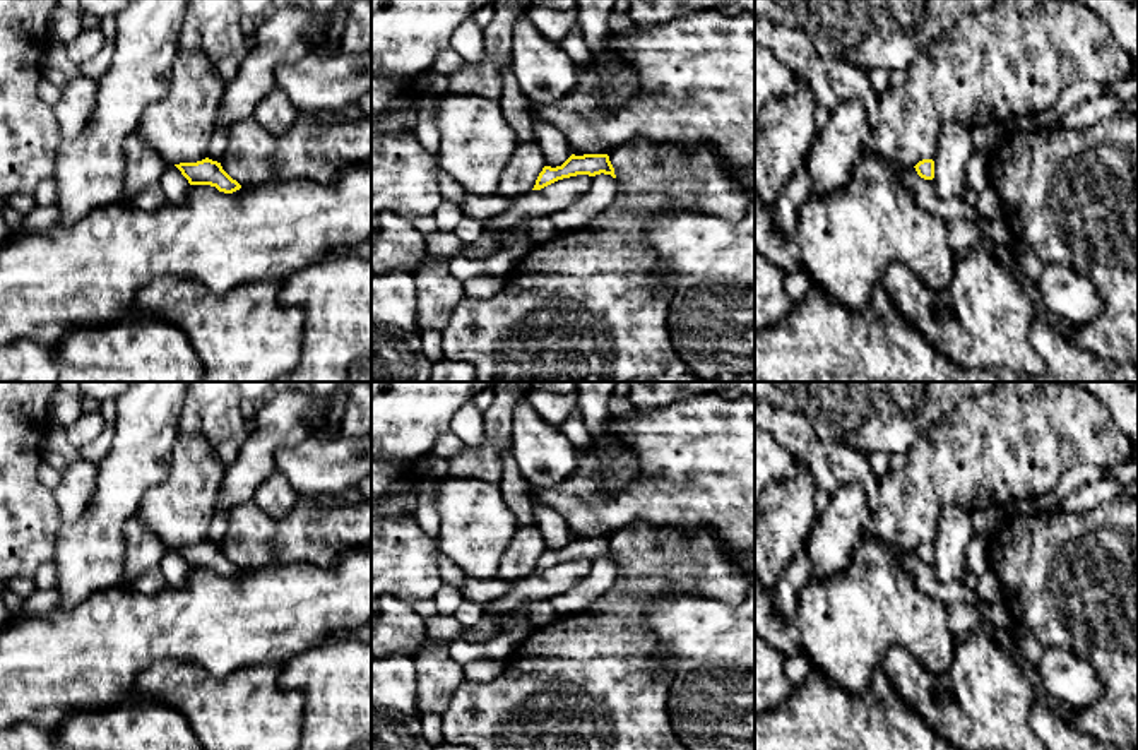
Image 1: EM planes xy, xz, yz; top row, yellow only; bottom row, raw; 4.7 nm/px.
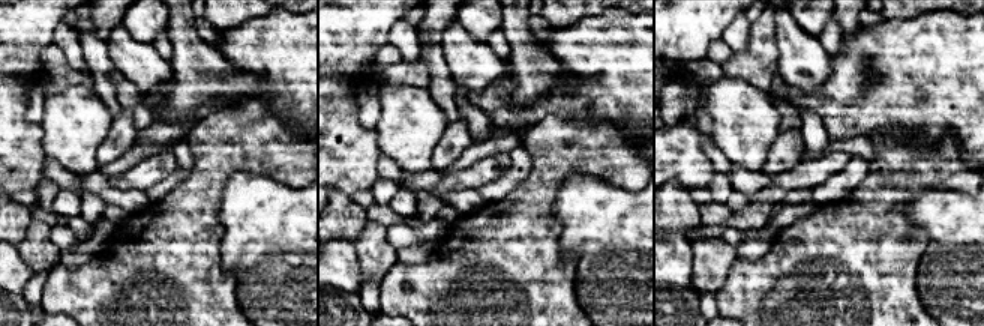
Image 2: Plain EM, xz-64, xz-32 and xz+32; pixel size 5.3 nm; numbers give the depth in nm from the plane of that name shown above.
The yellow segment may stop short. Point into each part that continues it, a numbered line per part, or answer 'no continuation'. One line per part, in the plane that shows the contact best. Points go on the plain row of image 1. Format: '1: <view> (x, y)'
no continuation

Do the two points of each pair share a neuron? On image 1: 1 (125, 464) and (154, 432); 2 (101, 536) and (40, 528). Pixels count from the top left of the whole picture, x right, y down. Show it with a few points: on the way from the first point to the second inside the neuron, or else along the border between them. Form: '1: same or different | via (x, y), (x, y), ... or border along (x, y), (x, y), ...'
1: same | via (134, 456), (146, 440)
2: different | border along (62, 524), (57, 535), (57, 553), (52, 559)

